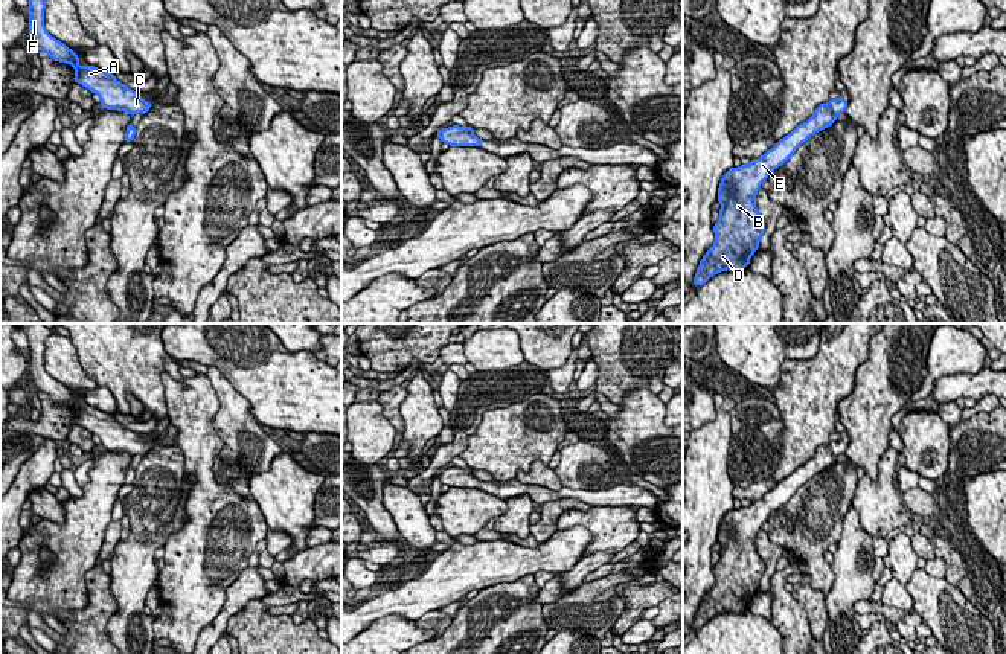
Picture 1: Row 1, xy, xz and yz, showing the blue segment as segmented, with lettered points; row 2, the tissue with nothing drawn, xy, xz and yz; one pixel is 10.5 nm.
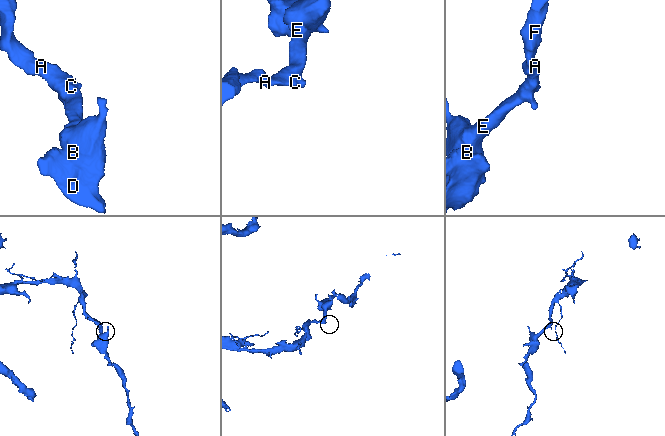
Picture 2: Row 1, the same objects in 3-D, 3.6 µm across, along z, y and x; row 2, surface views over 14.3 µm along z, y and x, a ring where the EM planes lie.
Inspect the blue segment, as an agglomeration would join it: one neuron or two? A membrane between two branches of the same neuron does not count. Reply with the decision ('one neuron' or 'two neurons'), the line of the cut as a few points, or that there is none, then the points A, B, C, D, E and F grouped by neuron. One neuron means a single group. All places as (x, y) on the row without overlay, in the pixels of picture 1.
one neuron; no cut; A B C D E F

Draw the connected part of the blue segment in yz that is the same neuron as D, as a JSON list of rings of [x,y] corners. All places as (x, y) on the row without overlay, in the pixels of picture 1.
[[[843,436],[817,447],[806,463],[797,466],[762,499],[751,500],[750,506],[726,512],[718,529],[721,558],[713,567],[715,585],[700,602],[694,619],[695,628],[704,627],[719,613],[741,613],[748,608],[765,573],[765,561],[756,549],[756,535],[762,523],[768,521],[768,517],[811,477],[837,463],[837,457],[846,454],[846,450],[847,442]]]

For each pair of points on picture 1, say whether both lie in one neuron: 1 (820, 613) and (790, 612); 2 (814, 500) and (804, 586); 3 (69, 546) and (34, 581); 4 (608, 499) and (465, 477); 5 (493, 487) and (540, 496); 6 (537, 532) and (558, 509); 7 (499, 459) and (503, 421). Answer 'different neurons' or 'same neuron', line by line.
1: different neurons
2: different neurons
3: same neuron
4: same neuron
5: same neuron
6: same neuron
7: same neuron

